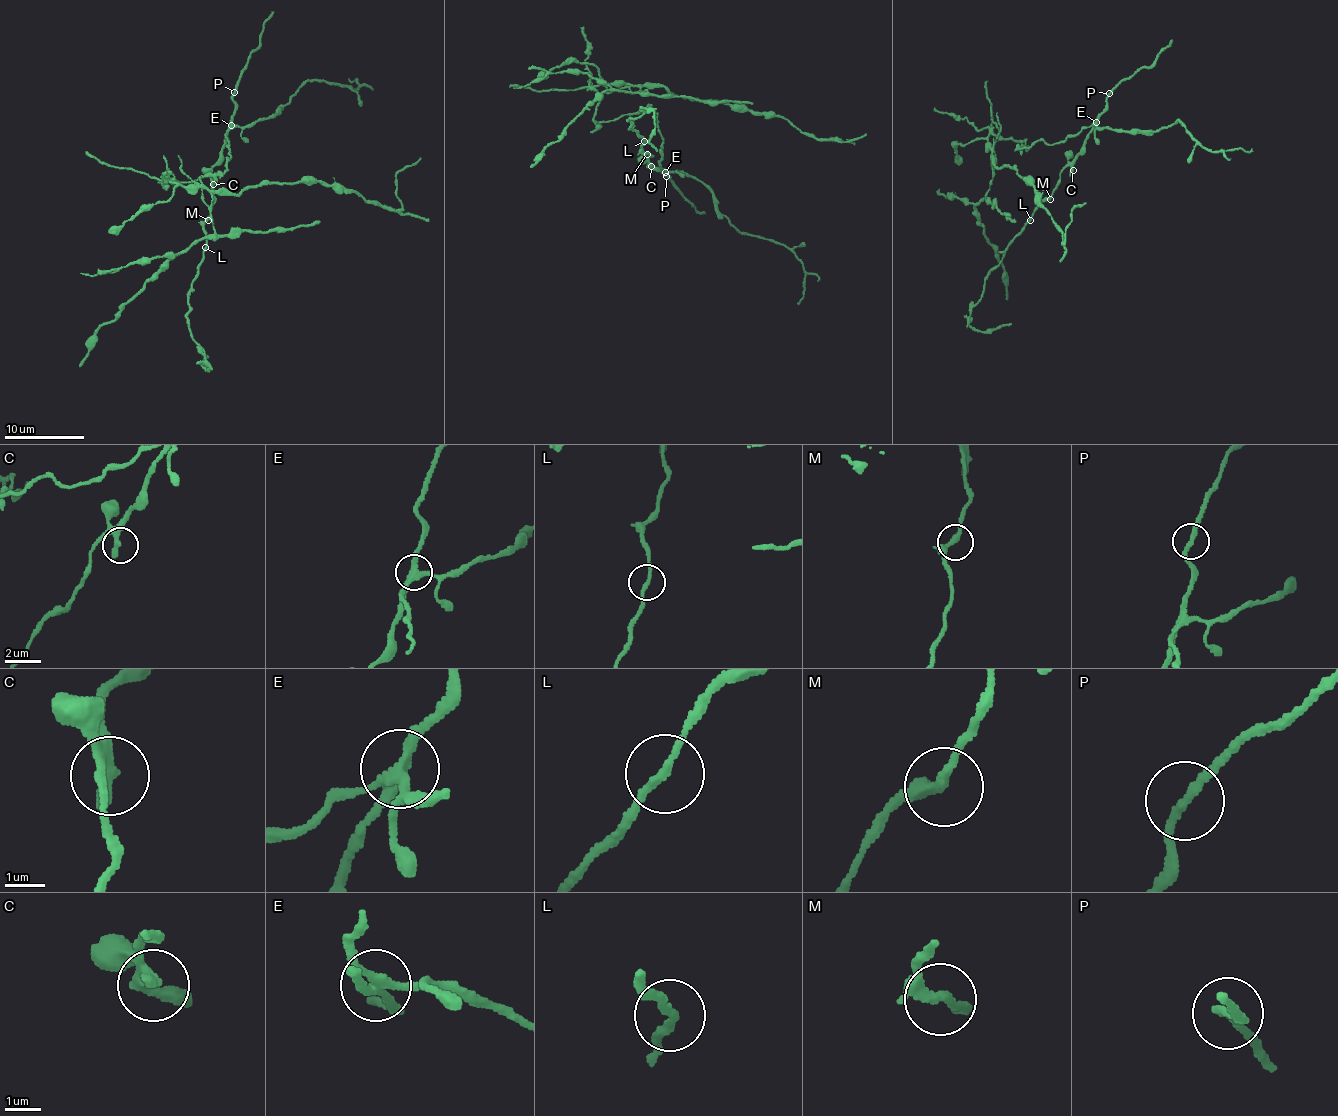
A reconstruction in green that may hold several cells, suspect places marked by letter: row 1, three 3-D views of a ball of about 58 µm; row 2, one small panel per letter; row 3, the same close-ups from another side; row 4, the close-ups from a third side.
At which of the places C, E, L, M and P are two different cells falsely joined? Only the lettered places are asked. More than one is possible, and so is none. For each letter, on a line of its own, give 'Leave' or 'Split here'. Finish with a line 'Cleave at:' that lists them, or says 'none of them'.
C: Leave
E: Split here
L: Split here
M: Leave
P: Leave
Cleave at: E, L

